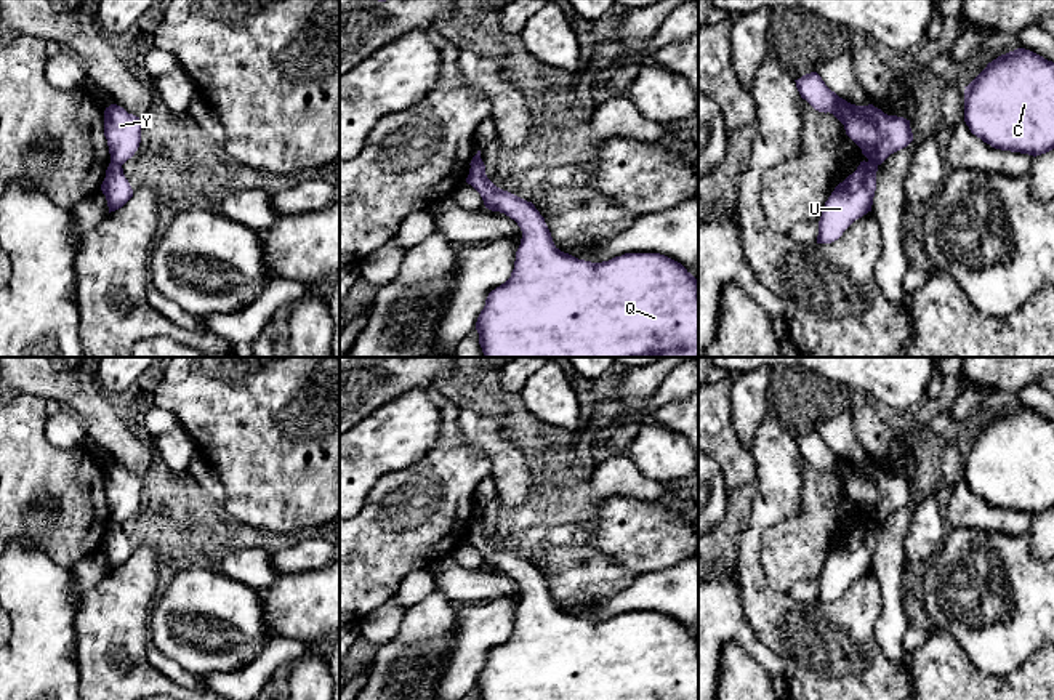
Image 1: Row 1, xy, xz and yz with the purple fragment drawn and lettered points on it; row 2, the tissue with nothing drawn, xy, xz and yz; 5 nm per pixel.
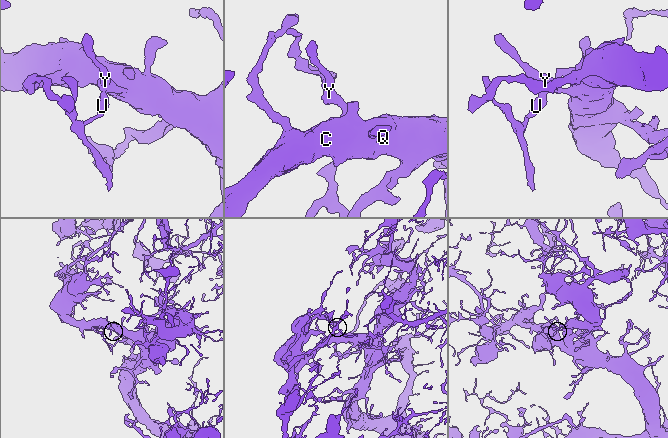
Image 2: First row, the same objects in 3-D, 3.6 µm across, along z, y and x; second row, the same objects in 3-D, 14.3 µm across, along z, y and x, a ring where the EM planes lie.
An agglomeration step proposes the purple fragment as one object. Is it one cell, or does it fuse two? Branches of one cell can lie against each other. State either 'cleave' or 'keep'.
cleave

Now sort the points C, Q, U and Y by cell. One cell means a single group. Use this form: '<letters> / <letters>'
C Q Y / U

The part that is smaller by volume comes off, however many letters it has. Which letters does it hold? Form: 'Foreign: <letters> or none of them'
Foreign: U

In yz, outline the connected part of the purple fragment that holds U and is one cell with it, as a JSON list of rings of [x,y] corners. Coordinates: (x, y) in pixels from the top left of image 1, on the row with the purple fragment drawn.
[[[860,162],[857,170],[839,183],[825,202],[817,243],[831,243],[859,218],[871,211],[878,165]]]

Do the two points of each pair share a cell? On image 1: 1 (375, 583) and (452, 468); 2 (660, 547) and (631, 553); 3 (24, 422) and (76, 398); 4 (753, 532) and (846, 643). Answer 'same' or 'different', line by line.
1: same
2: same
3: different
4: same

